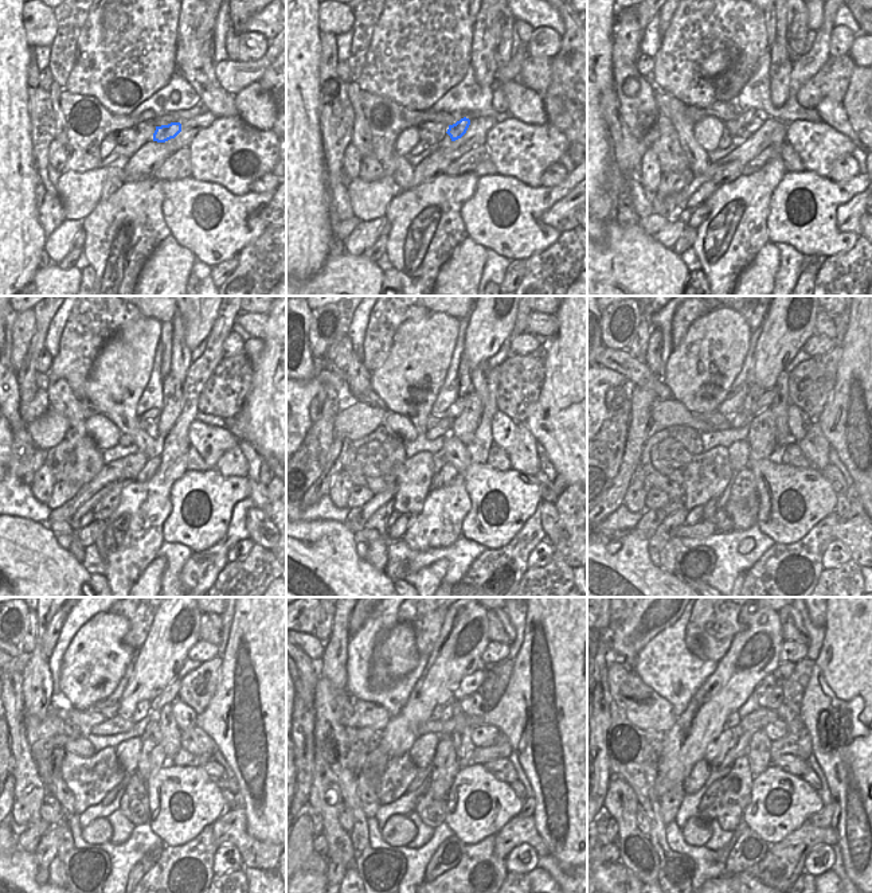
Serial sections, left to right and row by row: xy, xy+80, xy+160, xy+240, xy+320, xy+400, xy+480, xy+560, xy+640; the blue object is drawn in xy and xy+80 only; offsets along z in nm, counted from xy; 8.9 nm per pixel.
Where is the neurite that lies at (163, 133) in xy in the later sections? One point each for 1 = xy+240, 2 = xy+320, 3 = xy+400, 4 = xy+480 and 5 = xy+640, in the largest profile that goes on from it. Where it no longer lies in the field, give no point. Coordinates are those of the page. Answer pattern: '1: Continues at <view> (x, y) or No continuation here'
1: Continues at xy+240 (151, 425)
2: Continues at xy+320 (433, 421)
3: Continues at xy+400 (714, 418)
4: Continues at xy+480 (82, 720)
5: Continues at xy+640 (645, 709)

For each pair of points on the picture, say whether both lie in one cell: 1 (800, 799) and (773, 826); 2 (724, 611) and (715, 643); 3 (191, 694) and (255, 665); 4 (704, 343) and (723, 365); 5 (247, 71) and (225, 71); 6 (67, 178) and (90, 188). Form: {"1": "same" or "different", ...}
{"1": "same", "2": "same", "3": "different", "4": "same", "5": "same", "6": "same"}

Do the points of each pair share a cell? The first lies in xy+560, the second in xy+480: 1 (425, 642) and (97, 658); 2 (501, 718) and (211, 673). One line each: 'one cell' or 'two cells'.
1: two cells
2: two cells

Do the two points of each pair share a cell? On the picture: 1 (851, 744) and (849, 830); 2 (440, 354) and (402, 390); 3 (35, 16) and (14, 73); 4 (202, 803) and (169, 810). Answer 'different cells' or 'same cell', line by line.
1: same cell
2: same cell
3: different cells
4: same cell

